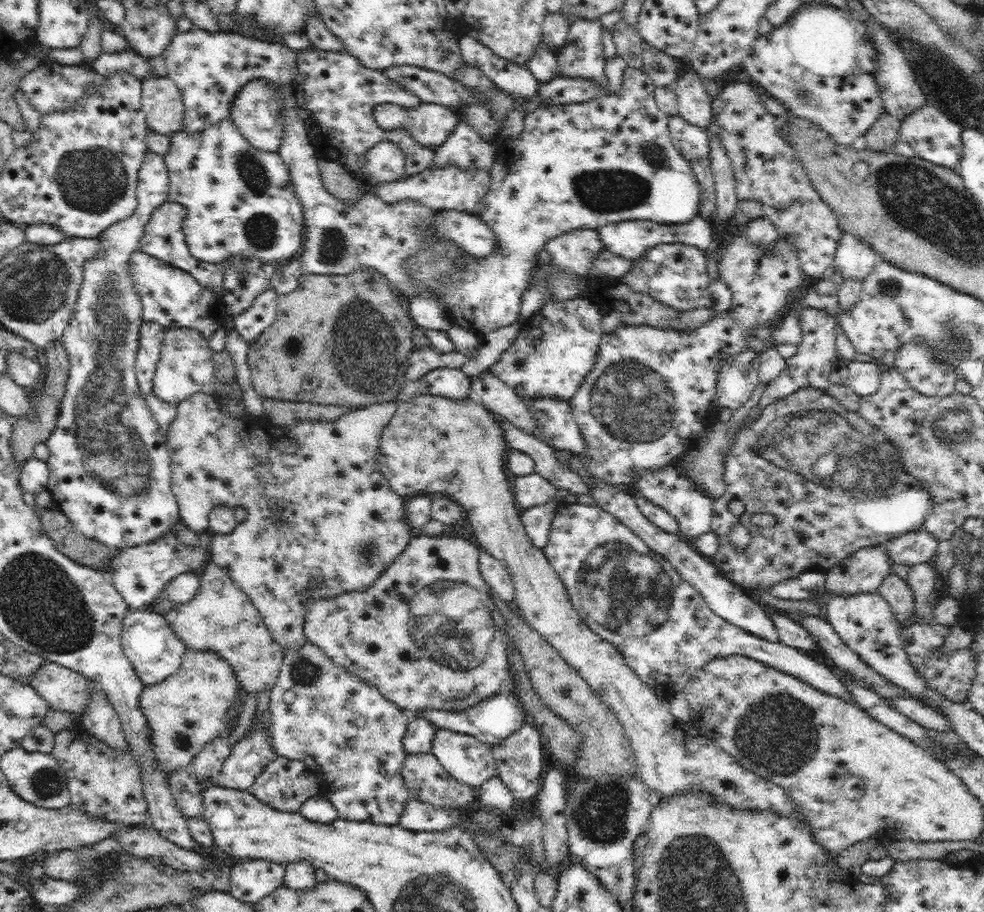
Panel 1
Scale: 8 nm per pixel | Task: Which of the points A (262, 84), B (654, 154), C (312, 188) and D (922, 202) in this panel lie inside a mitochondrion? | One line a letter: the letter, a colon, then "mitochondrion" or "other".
A: other
B: mitochondrion
C: other
D: mitochondrion

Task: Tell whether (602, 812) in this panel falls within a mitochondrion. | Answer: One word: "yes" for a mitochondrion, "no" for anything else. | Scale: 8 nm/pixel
yes

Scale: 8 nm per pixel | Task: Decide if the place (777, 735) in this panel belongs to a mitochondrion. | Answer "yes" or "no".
yes

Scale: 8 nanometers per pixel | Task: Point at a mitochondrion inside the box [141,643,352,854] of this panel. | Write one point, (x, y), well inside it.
(304, 672)

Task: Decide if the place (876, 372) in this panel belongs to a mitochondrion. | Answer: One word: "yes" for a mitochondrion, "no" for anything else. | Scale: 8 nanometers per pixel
no

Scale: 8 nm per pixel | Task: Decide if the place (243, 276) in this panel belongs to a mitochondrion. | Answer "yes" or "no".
yes

